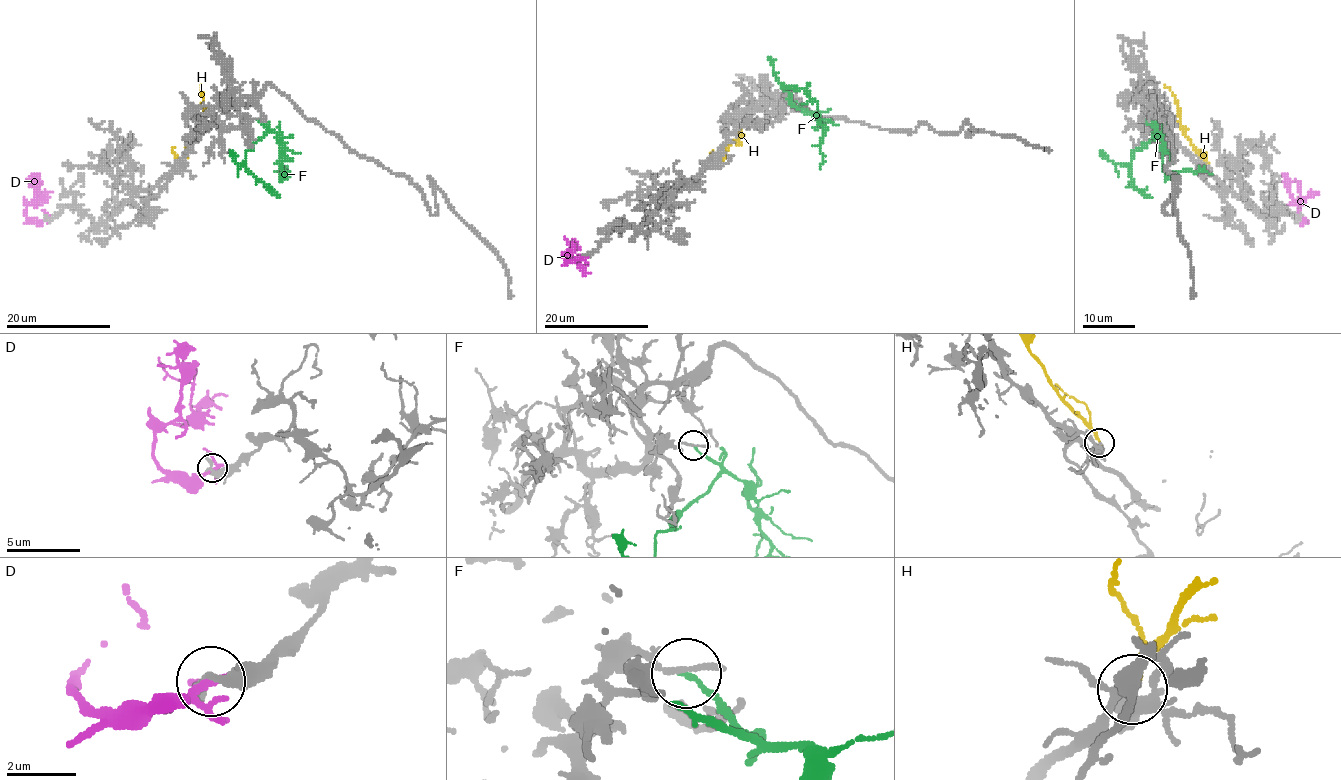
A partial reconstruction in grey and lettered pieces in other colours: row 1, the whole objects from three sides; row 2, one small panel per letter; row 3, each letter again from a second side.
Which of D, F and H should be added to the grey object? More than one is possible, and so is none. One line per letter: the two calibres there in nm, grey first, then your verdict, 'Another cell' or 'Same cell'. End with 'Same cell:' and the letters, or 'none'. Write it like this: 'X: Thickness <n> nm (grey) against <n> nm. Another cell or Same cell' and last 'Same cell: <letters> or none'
D: Thickness 420 nm (grey) against 190 nm. Another cell
F: Thickness 200 nm (grey) against 140 nm. Another cell
H: Thickness 400 nm (grey) against 240 nm. Another cell
Same cell: none

